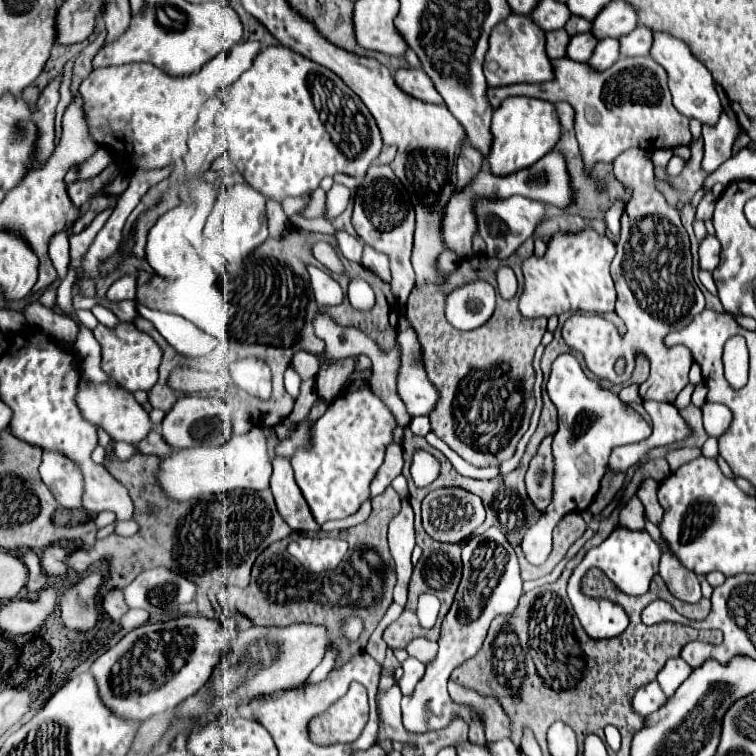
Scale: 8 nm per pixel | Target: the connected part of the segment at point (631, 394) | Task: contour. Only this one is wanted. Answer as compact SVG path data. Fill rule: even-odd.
M630 384L630 386L622 388L622 392L620 392L618 396L620 396L620 400L622 400L624 404L632 404L632 402L642 402L642 400L640 400L640 396L638 396L638 386L636 386L636 384Z

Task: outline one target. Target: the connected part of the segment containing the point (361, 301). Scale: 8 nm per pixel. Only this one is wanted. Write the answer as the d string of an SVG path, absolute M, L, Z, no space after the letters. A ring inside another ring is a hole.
M354 278L348 286L348 300L356 310L370 310L374 306L374 292L366 280Z

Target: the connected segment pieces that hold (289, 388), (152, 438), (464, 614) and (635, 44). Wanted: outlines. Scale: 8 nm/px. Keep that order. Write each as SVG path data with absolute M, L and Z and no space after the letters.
M292 366L286 370L284 374L284 382L286 382L286 392L298 400L298 394L300 394L300 376L296 372L292 372Z
M152 430L152 432L150 432L150 436L148 436L148 438L144 438L140 444L132 444L132 446L134 446L134 450L136 450L136 452L156 454L158 458L162 458L162 456L164 456L164 454L168 454L168 452L172 452L172 448L164 442L162 434L160 434L160 432L156 432L156 430Z
M490 526L482 536L472 536L462 544L462 562L464 562L462 582L458 586L454 604L442 622L438 654L432 662L426 664L426 676L420 678L414 692L402 698L402 722L404 728L410 732L428 732L444 728L454 716L462 716L470 724L468 740L474 744L484 744L486 738L480 720L474 718L470 708L452 702L446 690L446 682L454 668L458 668L462 662L466 662L480 650L492 618L498 614L514 612L514 608L518 606L518 598L522 594L522 578L514 548L510 546L504 532L500 532L500 528L496 526Z
M638 24L630 34L620 36L620 56L648 56L652 46L652 30Z

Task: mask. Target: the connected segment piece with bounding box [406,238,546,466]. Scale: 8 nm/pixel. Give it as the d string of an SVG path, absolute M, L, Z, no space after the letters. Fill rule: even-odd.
M532 238L526 240L508 260L472 256L470 260L458 264L458 270L448 278L446 284L414 286L406 302L406 318L416 328L424 348L428 380L436 384L440 396L440 404L436 404L436 408L428 414L432 432L474 466L500 466L504 460L514 456L518 440L528 430L534 410L532 358L546 332L546 318L524 318L520 312L516 312L518 296L514 296L512 300L504 300L502 296L498 296L496 312L484 326L470 332L460 332L454 330L444 316L446 296L448 292L452 292L452 288L458 288L460 284L472 280L486 280L496 286L496 268L504 264L516 268L516 276L522 278L520 262L528 258L530 252L534 252L532 242ZM512 392L518 392L522 396L522 404L518 406L516 414L510 414L506 408L506 400ZM484 402L484 424L476 424L482 414Z

